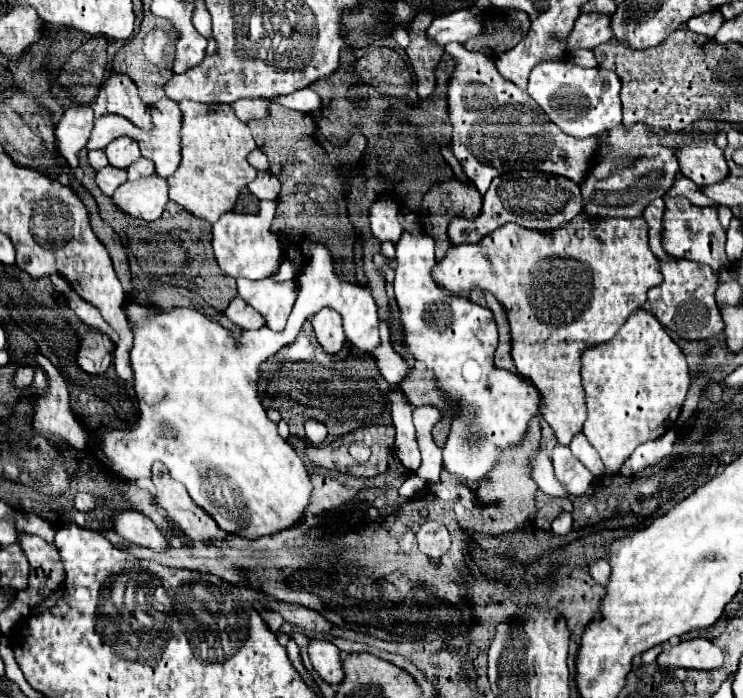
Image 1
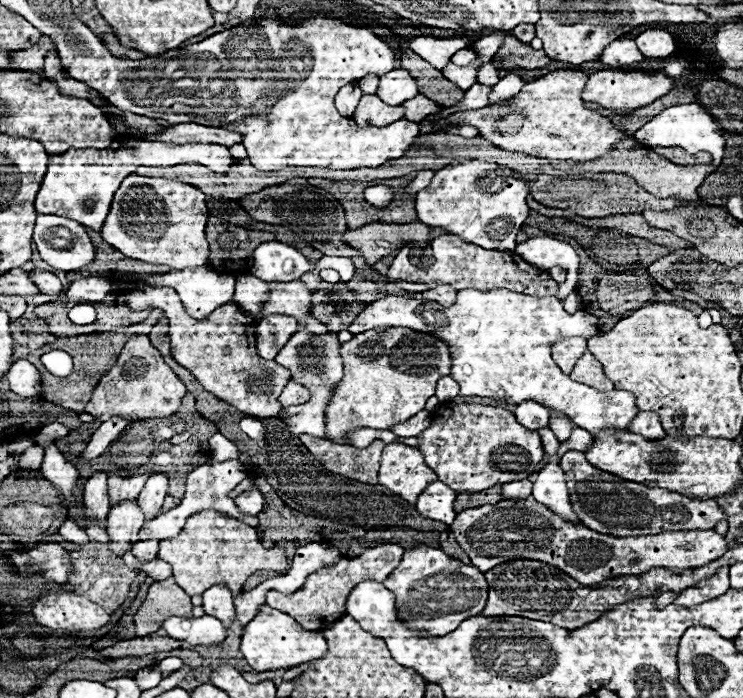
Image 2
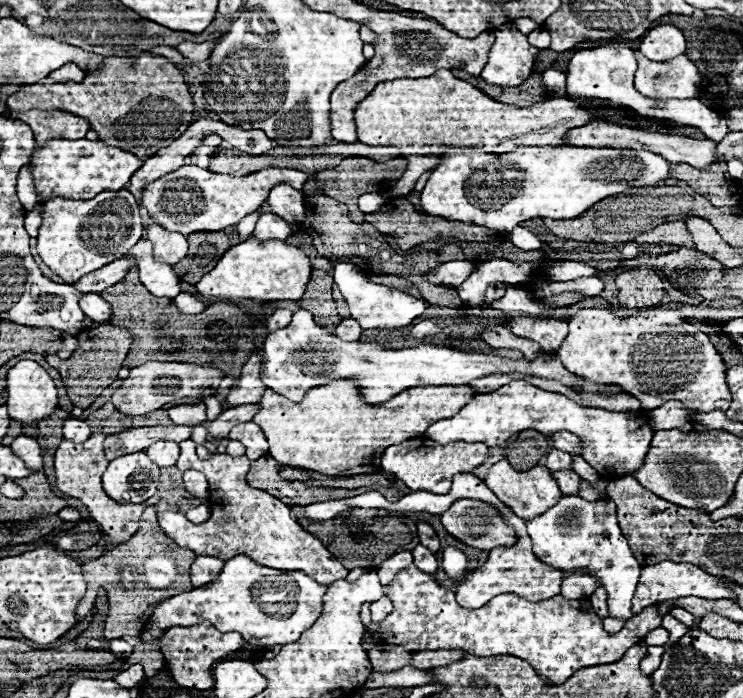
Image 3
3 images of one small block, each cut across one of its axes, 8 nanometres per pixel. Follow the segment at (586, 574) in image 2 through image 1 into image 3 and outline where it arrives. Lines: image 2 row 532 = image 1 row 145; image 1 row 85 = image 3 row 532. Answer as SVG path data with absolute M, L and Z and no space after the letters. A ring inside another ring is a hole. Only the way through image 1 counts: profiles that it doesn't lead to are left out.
M458 500L444 514L442 524L454 538L478 550L514 544L514 530L494 508L478 500Z

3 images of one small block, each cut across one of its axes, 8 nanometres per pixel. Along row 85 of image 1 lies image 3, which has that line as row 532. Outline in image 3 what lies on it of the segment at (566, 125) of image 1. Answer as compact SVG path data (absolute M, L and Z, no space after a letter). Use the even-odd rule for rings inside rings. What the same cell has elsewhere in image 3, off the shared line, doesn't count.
M562 496L550 512L526 522L526 526L534 544L534 554L542 562L548 562L554 568L558 566L560 570L588 568L588 574L598 576L608 592L608 616L620 620L632 616L632 594L642 566L632 556L630 546L618 528L616 508L610 500L586 502L580 496Z

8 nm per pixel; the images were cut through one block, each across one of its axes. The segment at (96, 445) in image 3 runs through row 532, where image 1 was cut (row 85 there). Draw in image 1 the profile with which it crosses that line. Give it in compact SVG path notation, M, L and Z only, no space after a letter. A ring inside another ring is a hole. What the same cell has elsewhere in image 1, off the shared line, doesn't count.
M112 74L106 80L104 90L108 96L110 114L124 116L126 120L130 120L134 126L138 126L144 132L150 132L154 128L150 110L142 106L142 100L138 98L138 90L134 82L130 82L130 78L126 78L124 74Z

